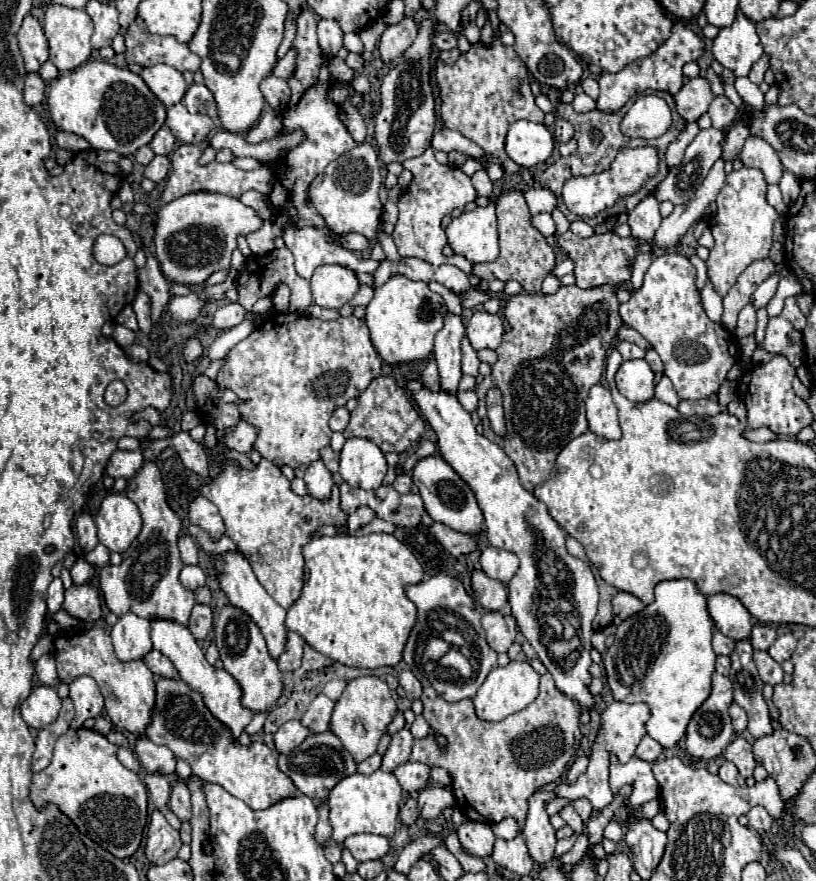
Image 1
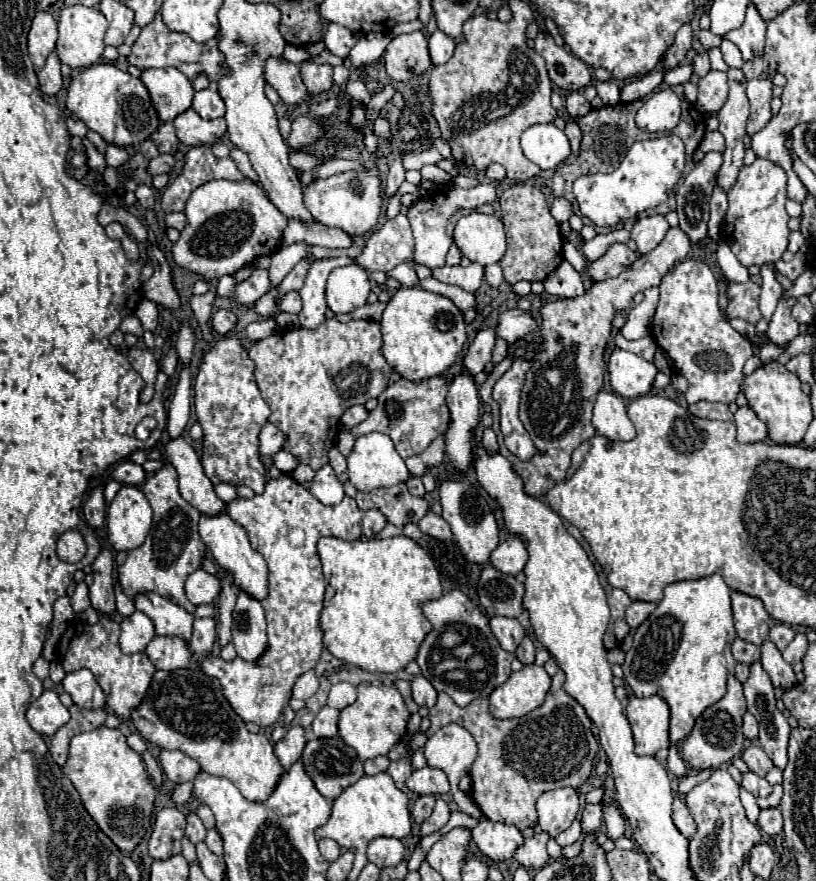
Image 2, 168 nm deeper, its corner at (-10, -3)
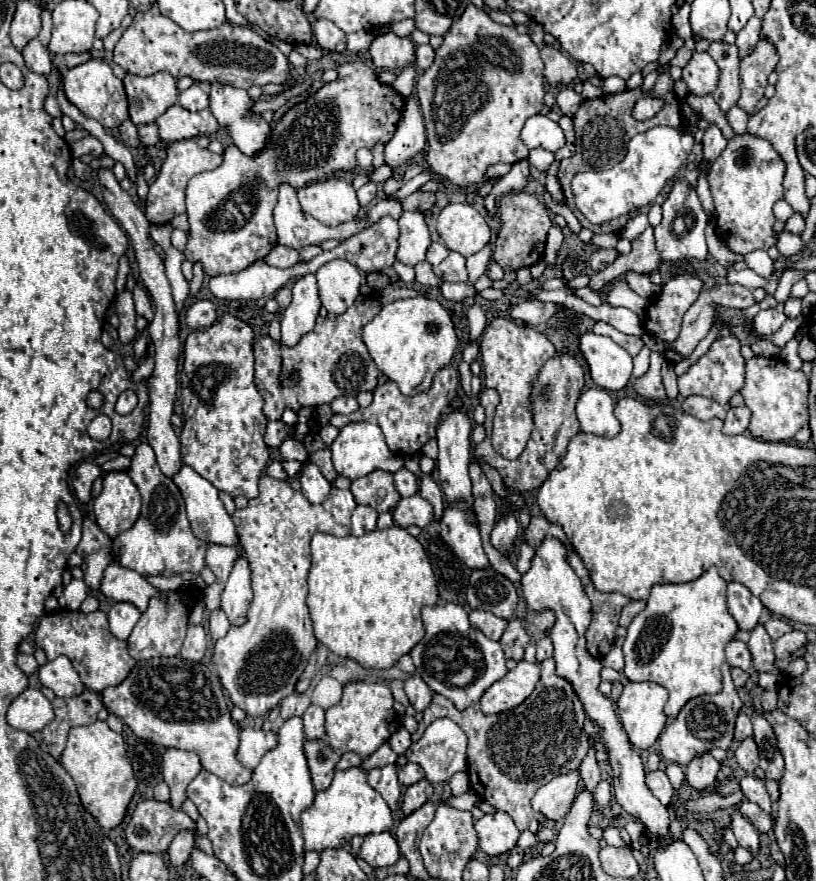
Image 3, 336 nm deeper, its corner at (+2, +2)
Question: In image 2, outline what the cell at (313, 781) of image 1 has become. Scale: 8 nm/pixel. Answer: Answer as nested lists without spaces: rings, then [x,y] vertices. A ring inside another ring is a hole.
[[[339,737],[309,741],[301,761],[319,793],[327,799],[339,797],[345,787],[363,777],[363,763],[357,753]]]

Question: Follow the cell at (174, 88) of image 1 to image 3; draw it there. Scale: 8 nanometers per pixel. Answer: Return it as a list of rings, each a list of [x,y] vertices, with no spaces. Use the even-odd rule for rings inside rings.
[[[157,72],[151,76],[127,74],[123,84],[129,100],[129,116],[135,124],[155,122],[177,102],[177,82],[169,72]]]

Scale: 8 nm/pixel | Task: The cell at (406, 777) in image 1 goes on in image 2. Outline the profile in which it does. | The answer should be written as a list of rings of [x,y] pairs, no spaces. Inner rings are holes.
[[[423,767],[413,771],[413,775],[407,779],[407,787],[417,795],[443,795],[449,791],[449,781],[443,771],[437,771],[433,767]]]

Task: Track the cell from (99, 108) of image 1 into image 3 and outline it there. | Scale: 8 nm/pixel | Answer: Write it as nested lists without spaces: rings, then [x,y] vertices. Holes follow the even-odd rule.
[[[99,58],[87,60],[81,66],[65,70],[63,90],[65,90],[67,100],[73,106],[77,106],[87,118],[97,120],[105,130],[119,128],[121,122],[129,120],[129,104],[127,104],[127,94],[125,94],[123,82],[113,74],[111,66]]]

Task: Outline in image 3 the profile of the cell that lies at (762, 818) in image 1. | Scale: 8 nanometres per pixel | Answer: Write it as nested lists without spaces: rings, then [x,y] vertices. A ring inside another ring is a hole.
[[[743,800],[743,802],[739,804],[739,812],[741,812],[759,832],[771,832],[771,828],[773,828],[773,818],[771,818],[771,814],[765,814],[755,802]]]

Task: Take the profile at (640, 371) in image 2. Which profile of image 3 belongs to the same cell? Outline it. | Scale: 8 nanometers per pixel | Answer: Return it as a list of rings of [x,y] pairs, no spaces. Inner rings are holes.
[[[587,332],[579,340],[579,350],[587,360],[591,378],[597,386],[611,392],[623,390],[627,386],[633,372],[633,358],[625,348],[607,336]]]

